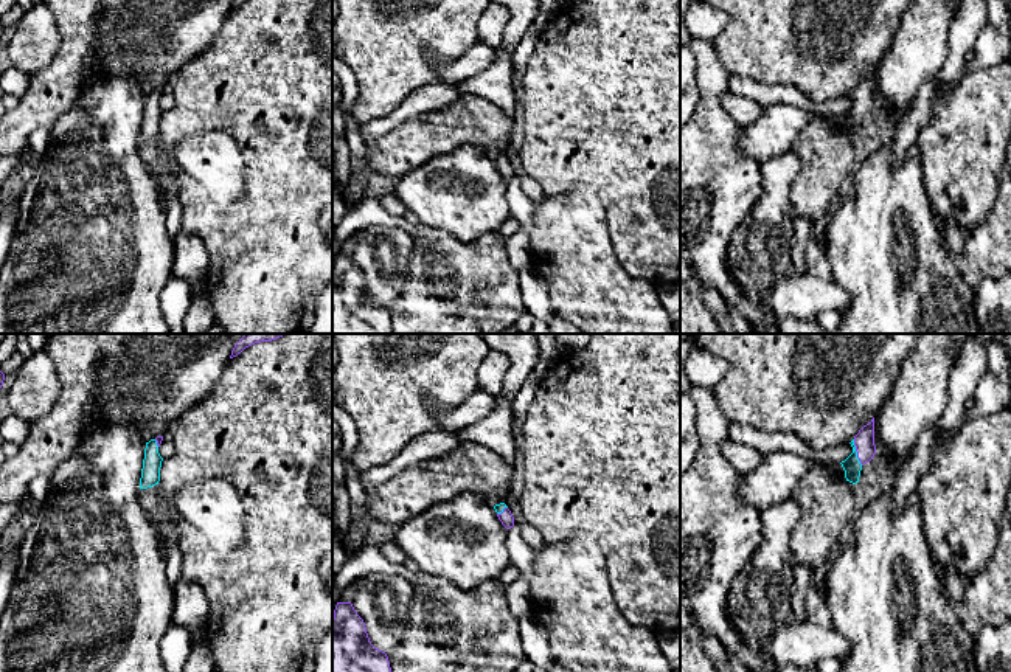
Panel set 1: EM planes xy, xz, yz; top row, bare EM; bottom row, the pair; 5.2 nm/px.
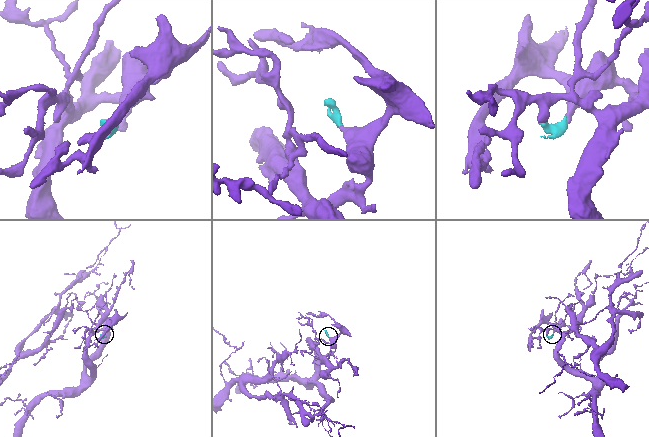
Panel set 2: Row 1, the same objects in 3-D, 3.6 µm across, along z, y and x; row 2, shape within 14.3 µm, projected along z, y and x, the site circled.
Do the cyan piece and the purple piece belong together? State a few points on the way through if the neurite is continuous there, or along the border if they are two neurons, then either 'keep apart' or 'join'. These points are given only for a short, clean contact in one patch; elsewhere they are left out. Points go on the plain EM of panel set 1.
way yz (851, 118), (856, 112), (856, 104), (864, 93); join

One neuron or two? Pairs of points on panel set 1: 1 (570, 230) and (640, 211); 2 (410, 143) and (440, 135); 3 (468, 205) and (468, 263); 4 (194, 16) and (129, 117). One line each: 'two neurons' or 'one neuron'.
1: two neurons
2: one neuron
3: two neurons
4: two neurons

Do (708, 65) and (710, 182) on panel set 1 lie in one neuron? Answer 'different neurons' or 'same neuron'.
same neuron

